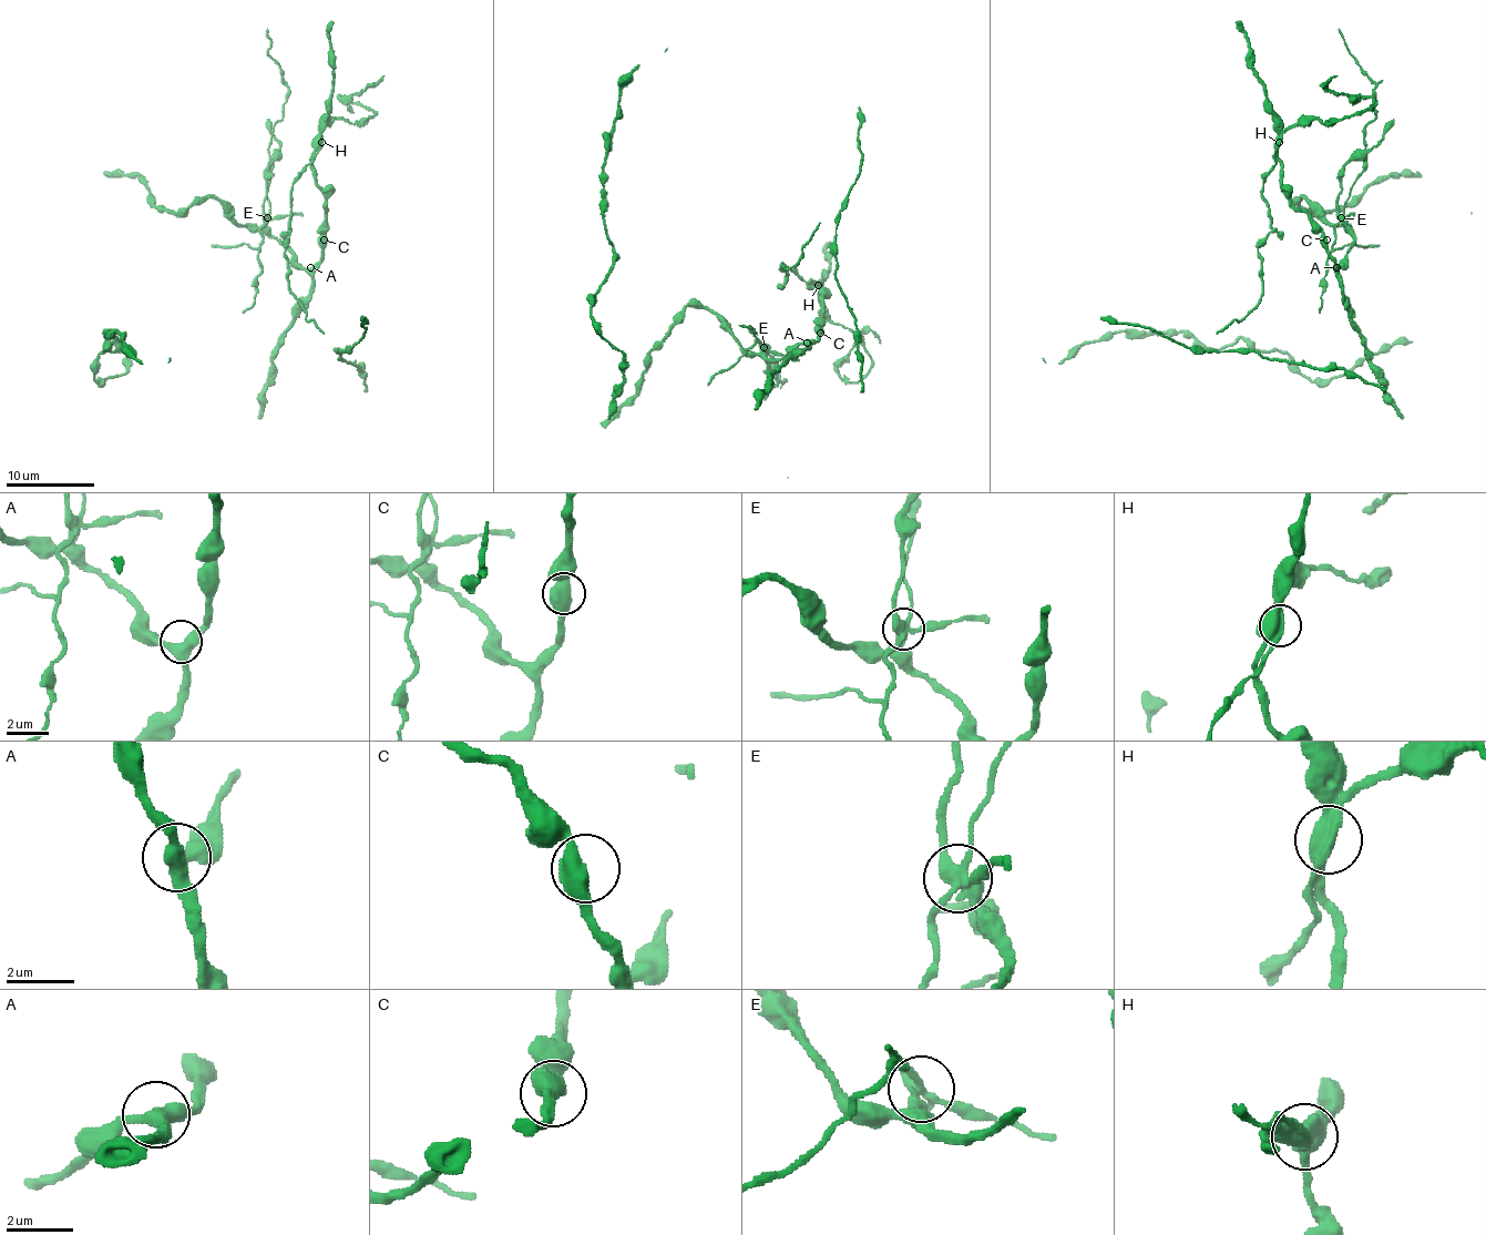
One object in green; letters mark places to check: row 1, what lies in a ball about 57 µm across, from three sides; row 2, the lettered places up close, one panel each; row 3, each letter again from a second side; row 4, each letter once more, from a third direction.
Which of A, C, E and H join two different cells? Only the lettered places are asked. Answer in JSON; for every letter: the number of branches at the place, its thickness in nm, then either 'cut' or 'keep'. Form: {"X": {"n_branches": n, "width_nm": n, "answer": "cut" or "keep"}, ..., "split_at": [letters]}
{"A": {"n_branches": 3, "width_nm": 400, "answer": "keep"}, "C": {"n_branches": 2, "width_nm": 550, "answer": "keep"}, "E": {"n_branches": 5, "width_nm": 360, "answer": "cut"}, "H": {"n_branches": 2, "width_nm": 500, "answer": "cut"}, "split_at": ["E", "H"]}

